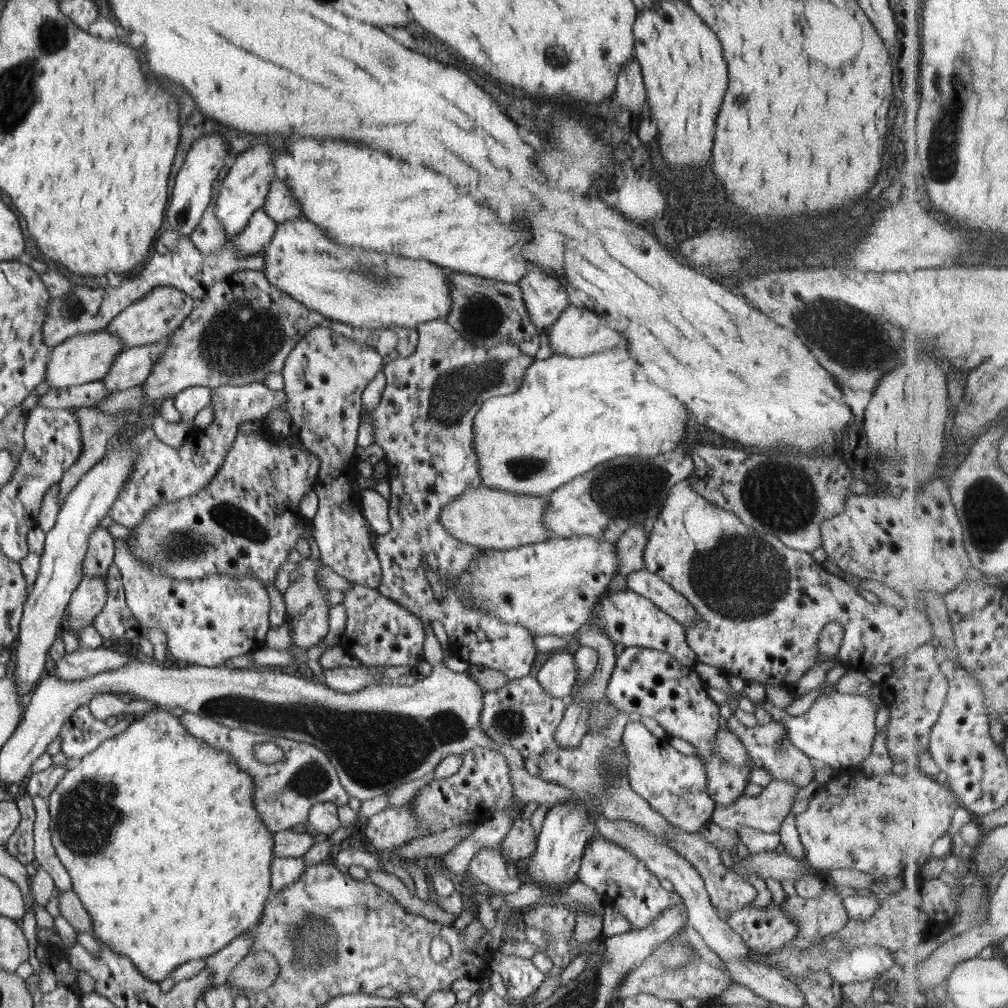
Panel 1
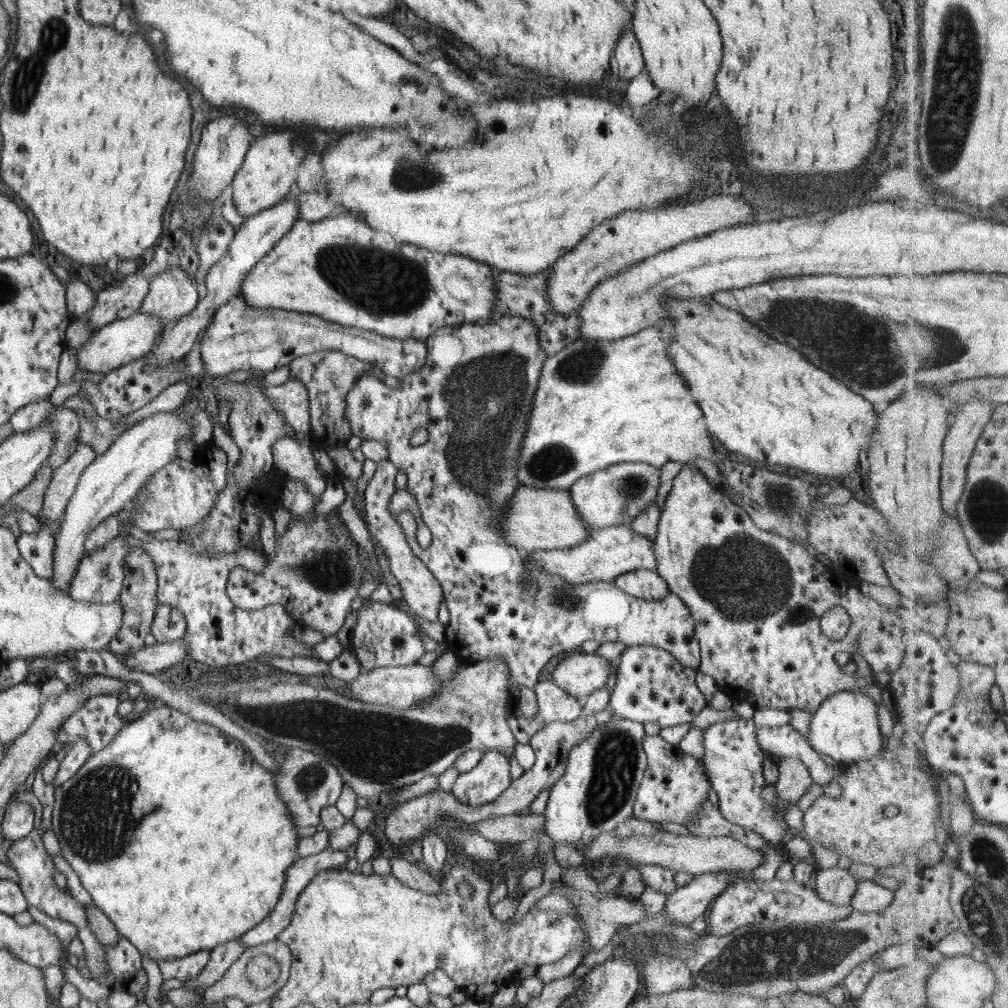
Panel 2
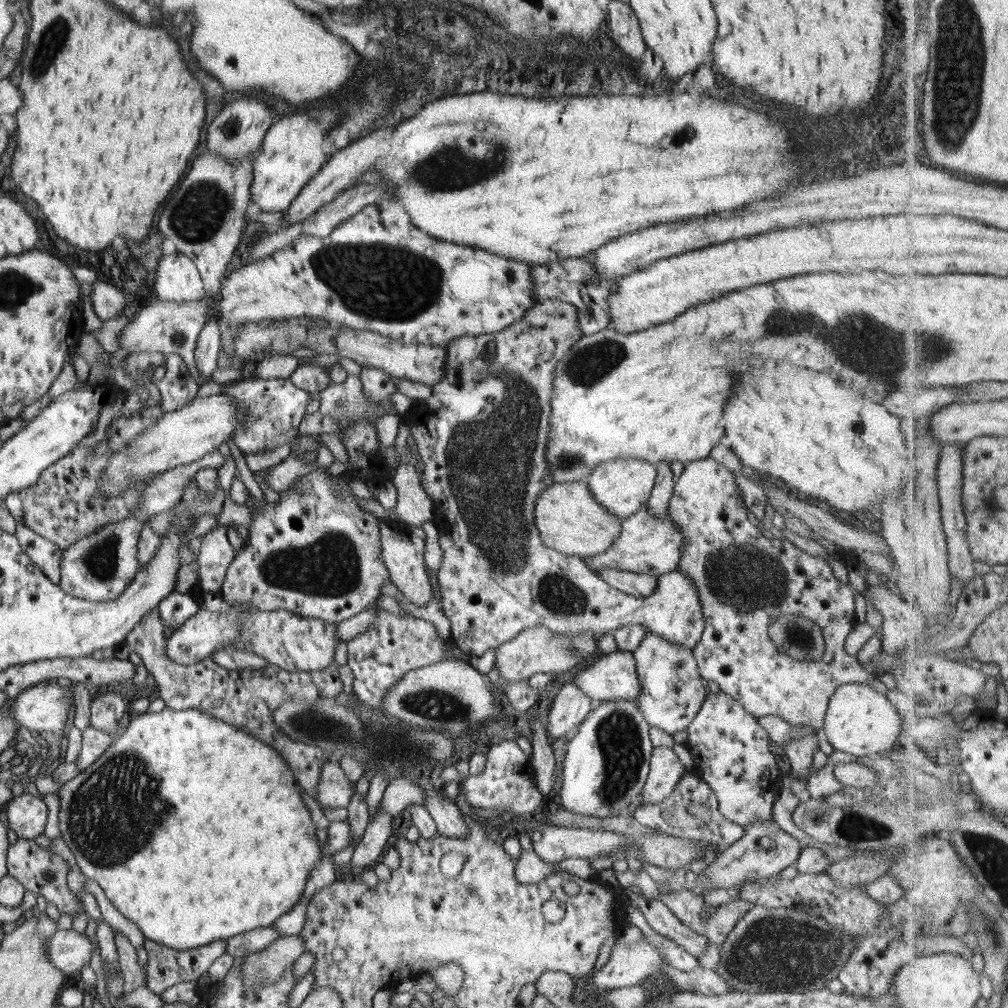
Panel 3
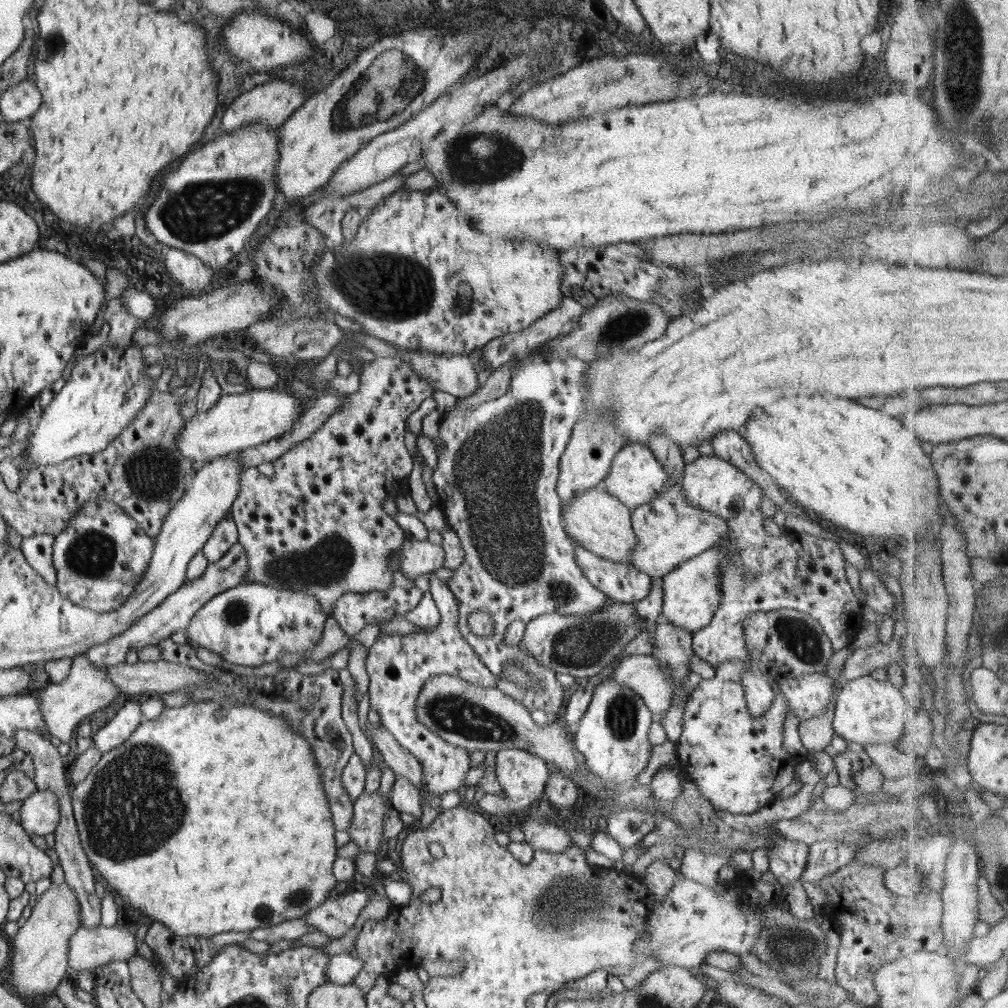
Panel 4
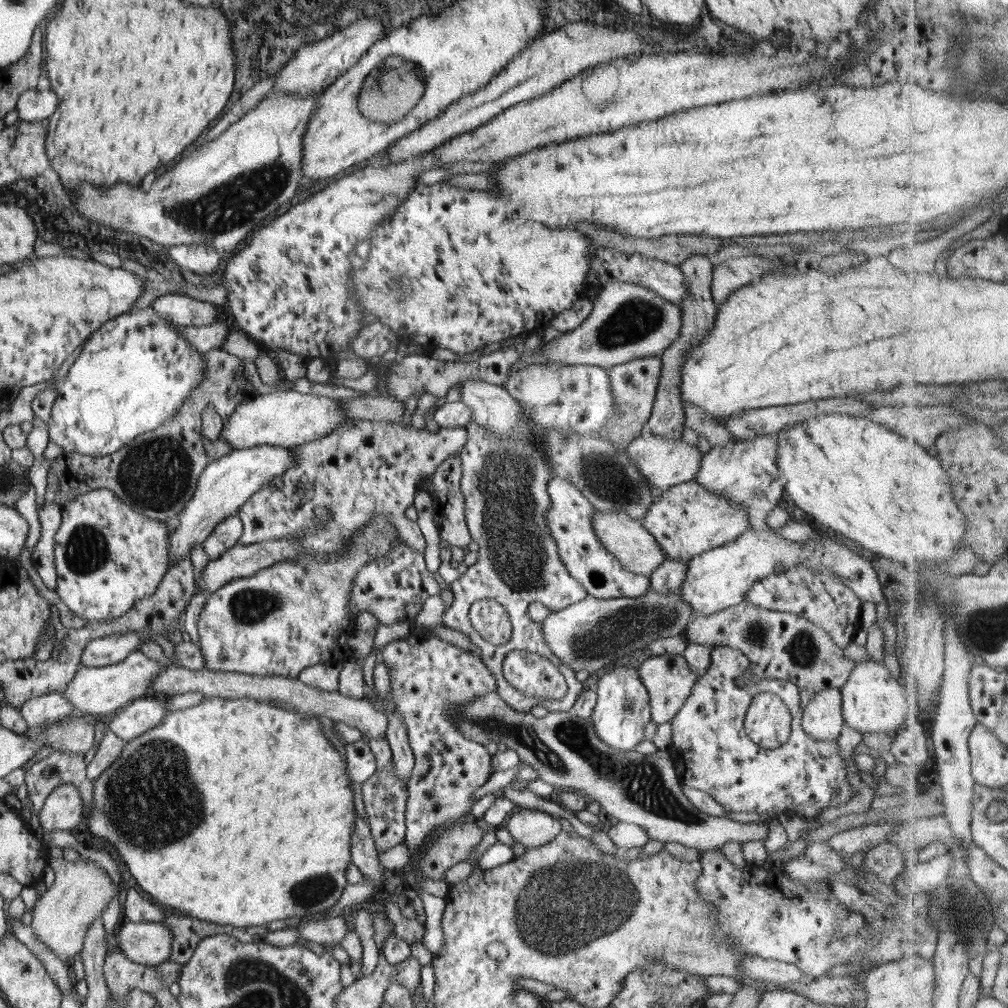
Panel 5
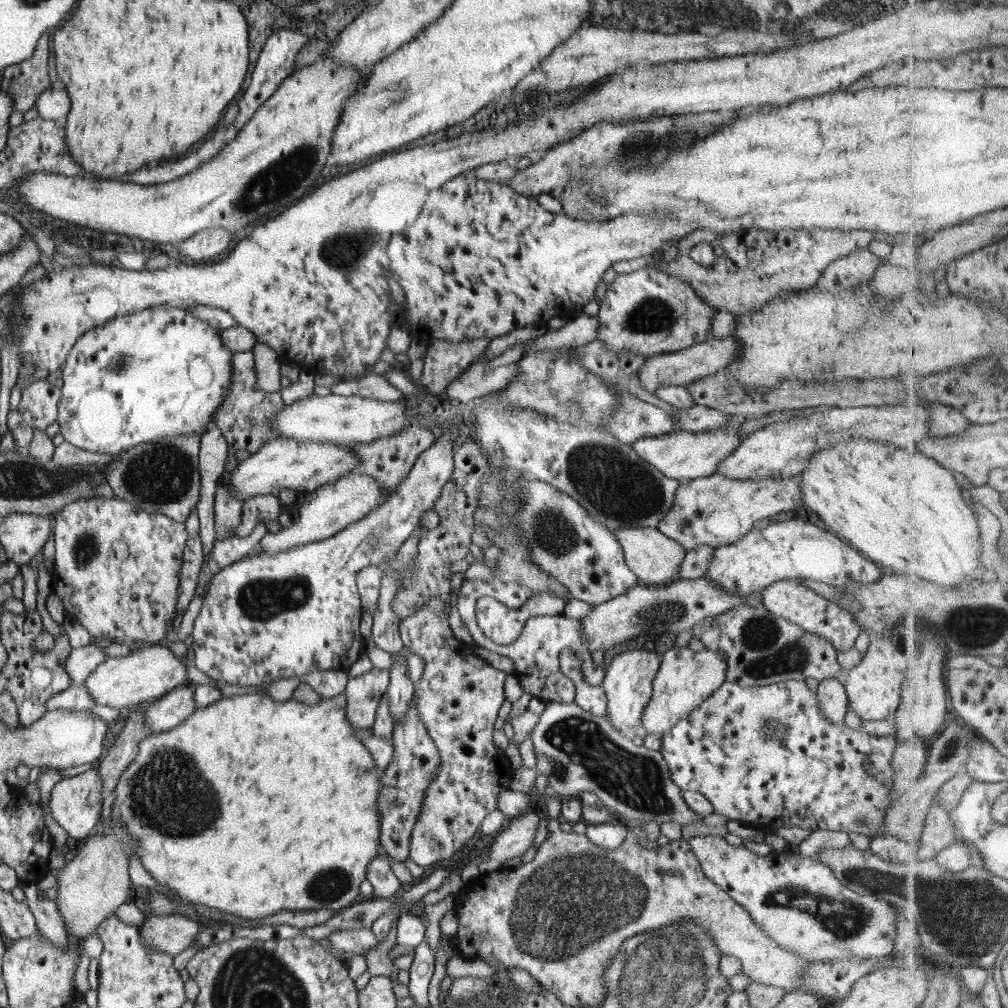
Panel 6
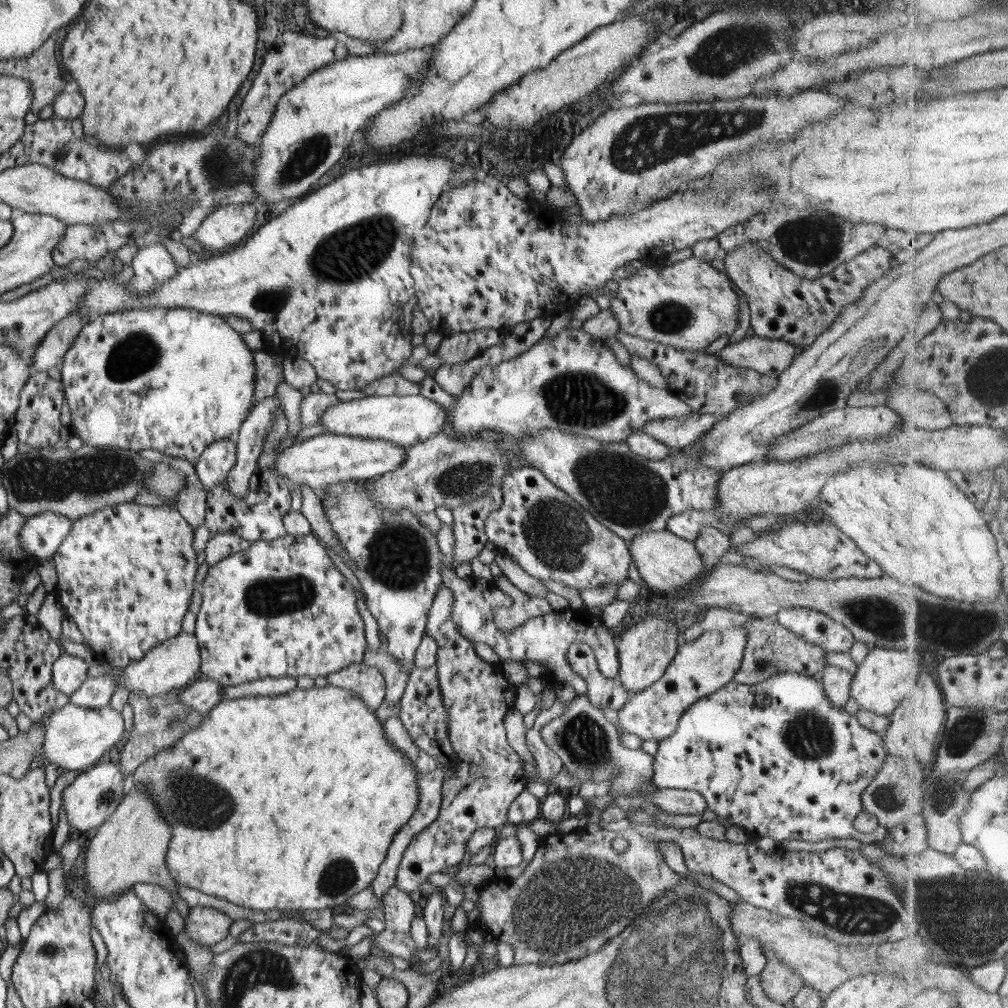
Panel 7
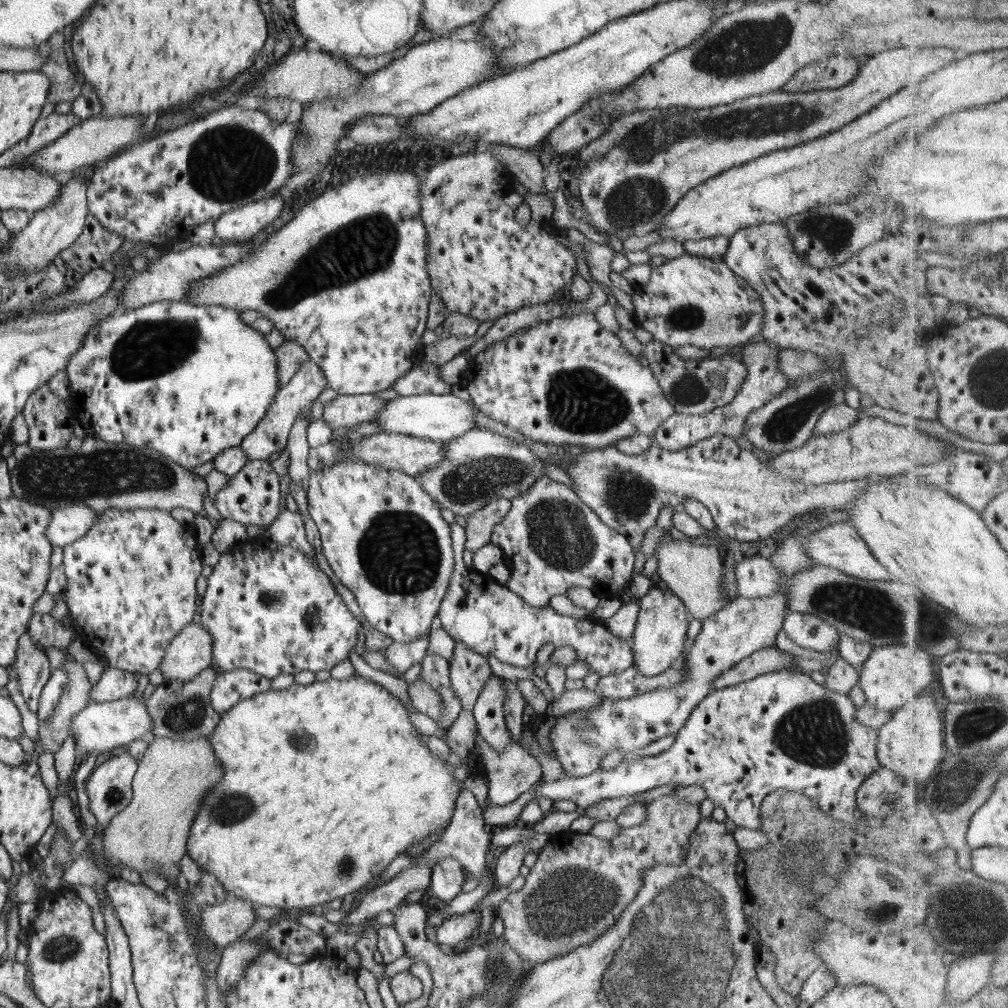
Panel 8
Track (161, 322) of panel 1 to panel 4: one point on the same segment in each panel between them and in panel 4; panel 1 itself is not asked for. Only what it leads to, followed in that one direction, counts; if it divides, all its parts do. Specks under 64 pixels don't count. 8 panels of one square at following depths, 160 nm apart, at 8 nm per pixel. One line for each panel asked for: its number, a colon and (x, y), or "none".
2: (171, 294)
3: (177, 278)
4: (193, 275)

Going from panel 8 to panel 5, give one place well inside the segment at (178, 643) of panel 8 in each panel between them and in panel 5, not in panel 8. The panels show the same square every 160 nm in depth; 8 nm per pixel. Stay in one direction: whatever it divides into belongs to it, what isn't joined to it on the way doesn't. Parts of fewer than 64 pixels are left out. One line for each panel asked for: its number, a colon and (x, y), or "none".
5: (96, 691)
6: (132, 681)
7: (175, 663)

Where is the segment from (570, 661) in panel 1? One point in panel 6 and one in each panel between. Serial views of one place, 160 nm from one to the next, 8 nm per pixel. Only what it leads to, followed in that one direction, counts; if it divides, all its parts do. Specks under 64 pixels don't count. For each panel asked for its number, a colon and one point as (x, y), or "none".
2: (581, 674)
3: (613, 675)
4: (643, 674)
5: (669, 679)
6: (685, 679)

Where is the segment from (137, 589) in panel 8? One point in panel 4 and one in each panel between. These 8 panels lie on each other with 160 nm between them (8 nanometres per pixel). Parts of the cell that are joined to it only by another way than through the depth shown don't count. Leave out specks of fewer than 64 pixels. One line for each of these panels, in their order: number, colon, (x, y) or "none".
4: (99, 559)
5: (107, 556)
6: (117, 568)
7: (126, 573)

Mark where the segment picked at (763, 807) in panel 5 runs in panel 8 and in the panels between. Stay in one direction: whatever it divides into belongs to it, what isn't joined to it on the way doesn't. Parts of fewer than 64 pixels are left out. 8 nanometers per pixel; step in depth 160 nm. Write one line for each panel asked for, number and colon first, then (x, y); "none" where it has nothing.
6: (821, 776)
7: (776, 758)
8: (781, 729)

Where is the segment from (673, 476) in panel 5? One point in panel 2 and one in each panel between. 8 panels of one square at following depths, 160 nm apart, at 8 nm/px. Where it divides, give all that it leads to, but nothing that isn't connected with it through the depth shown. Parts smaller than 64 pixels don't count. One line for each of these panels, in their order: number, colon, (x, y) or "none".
2: (615, 495)
3: (622, 485)
4: (635, 476)

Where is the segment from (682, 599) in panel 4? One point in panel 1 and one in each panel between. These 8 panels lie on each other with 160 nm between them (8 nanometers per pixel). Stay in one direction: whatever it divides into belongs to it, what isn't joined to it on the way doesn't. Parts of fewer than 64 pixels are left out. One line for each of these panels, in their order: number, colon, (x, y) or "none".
1: (424, 421)
2: (474, 395)
3: (483, 435)

